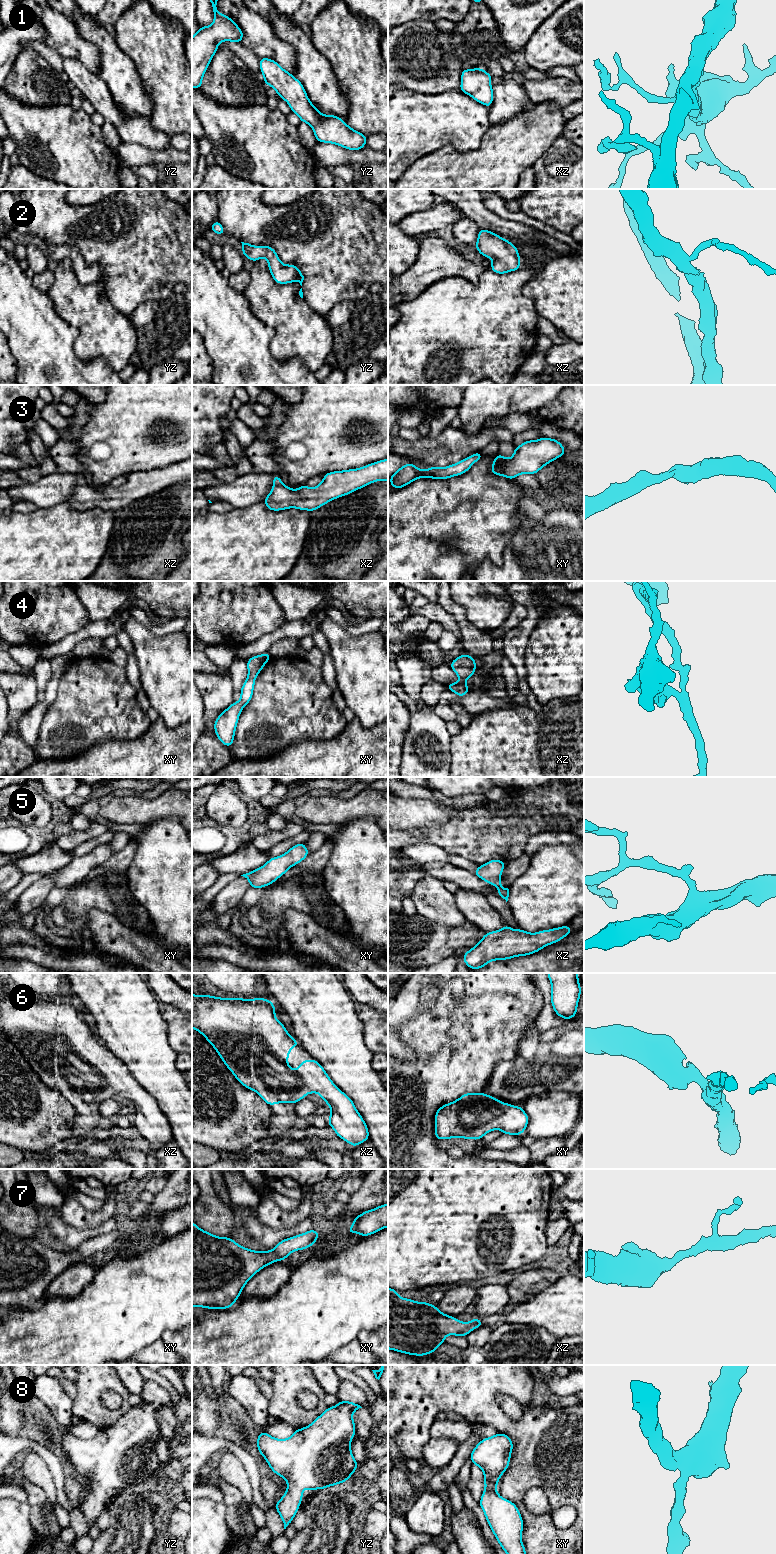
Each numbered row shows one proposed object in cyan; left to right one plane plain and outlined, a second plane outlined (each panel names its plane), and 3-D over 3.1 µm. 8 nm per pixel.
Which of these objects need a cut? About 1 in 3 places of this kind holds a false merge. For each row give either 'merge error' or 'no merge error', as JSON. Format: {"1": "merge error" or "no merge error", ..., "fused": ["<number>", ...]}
{"1": "no merge error", "2": "no merge error", "3": "no merge error", "4": "merge error", "5": "no merge error", "6": "no merge error", "7": "no merge error", "8": "no merge error", "fused": ["4"]}

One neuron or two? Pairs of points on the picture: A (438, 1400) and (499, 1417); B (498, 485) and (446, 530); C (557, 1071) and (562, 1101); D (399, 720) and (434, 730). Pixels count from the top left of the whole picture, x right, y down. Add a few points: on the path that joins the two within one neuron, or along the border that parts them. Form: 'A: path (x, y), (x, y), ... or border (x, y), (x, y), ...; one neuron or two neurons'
A: path (453, 1400), (474, 1400), (484, 1409); one neuron
B: path (485, 498), (471, 512), (464, 512), (459, 517); one neuron
C: border (573, 1092), (545, 1091), (537, 1095); two neurons
D: border (412, 714), (402, 745); two neurons

